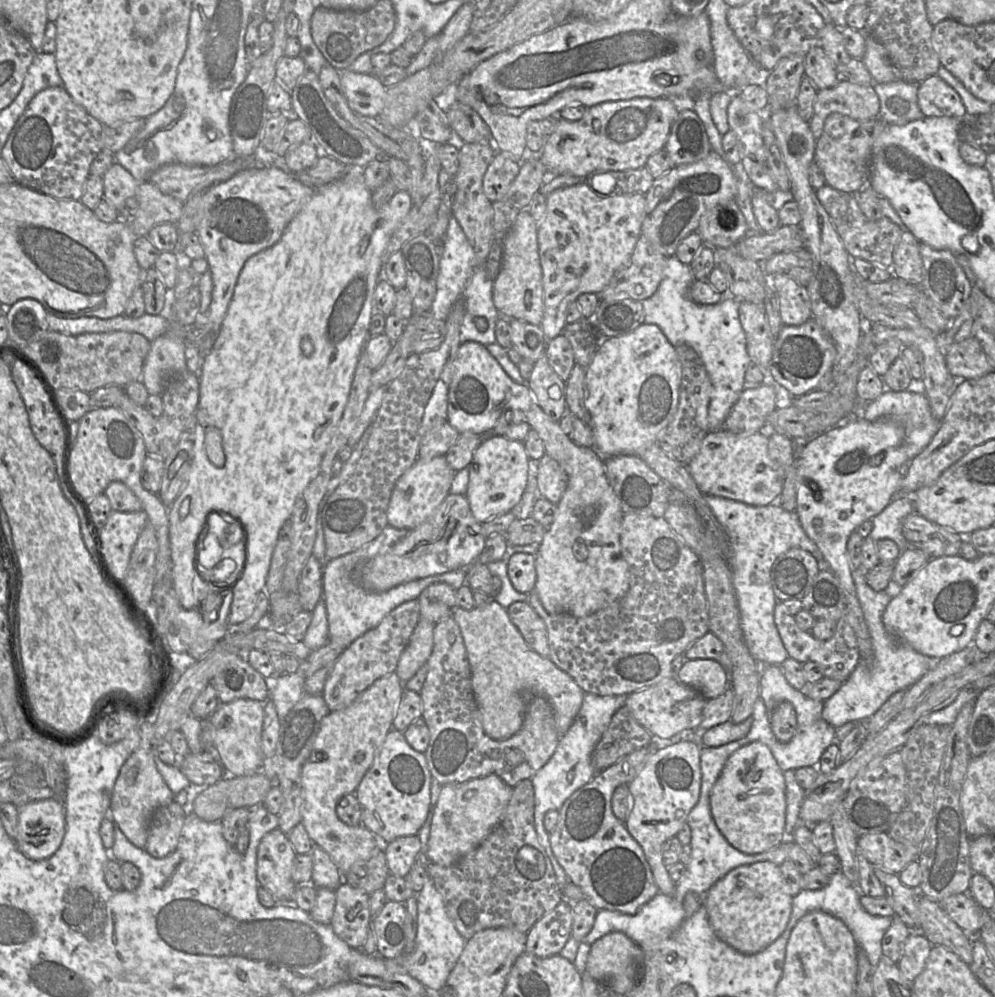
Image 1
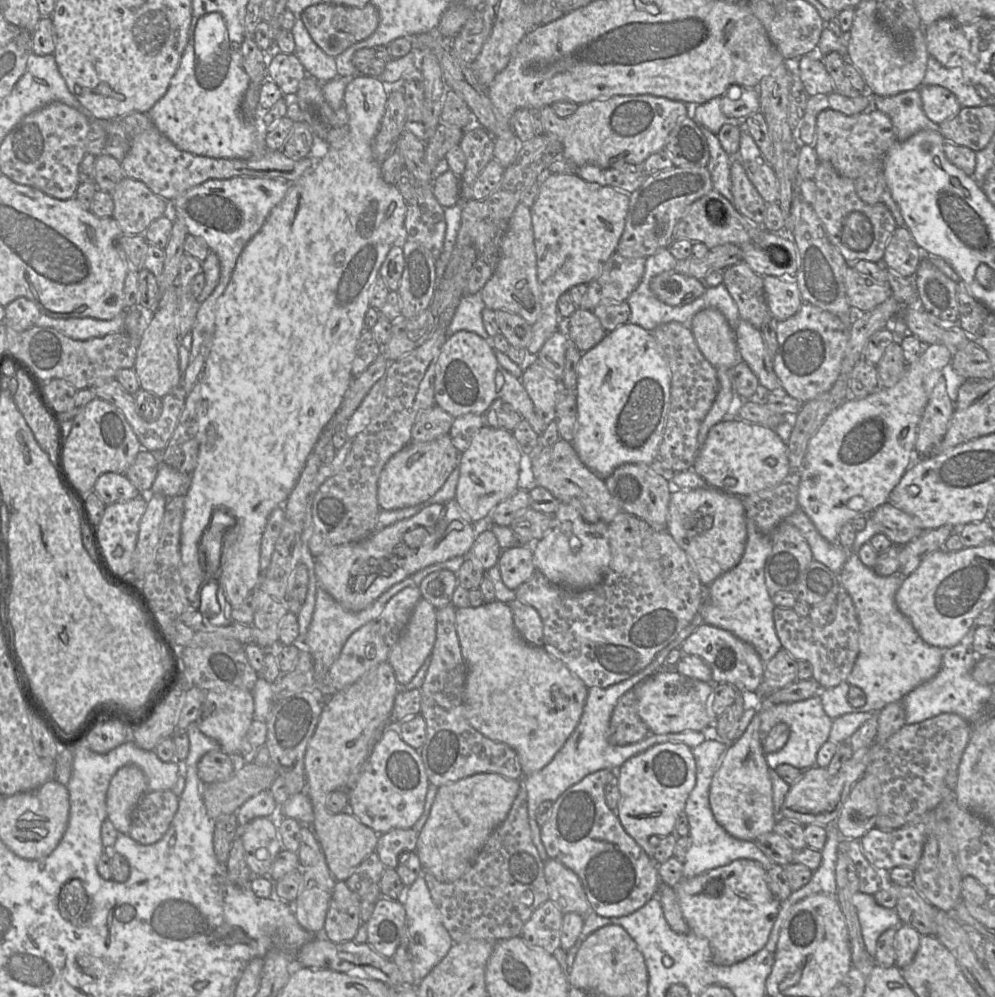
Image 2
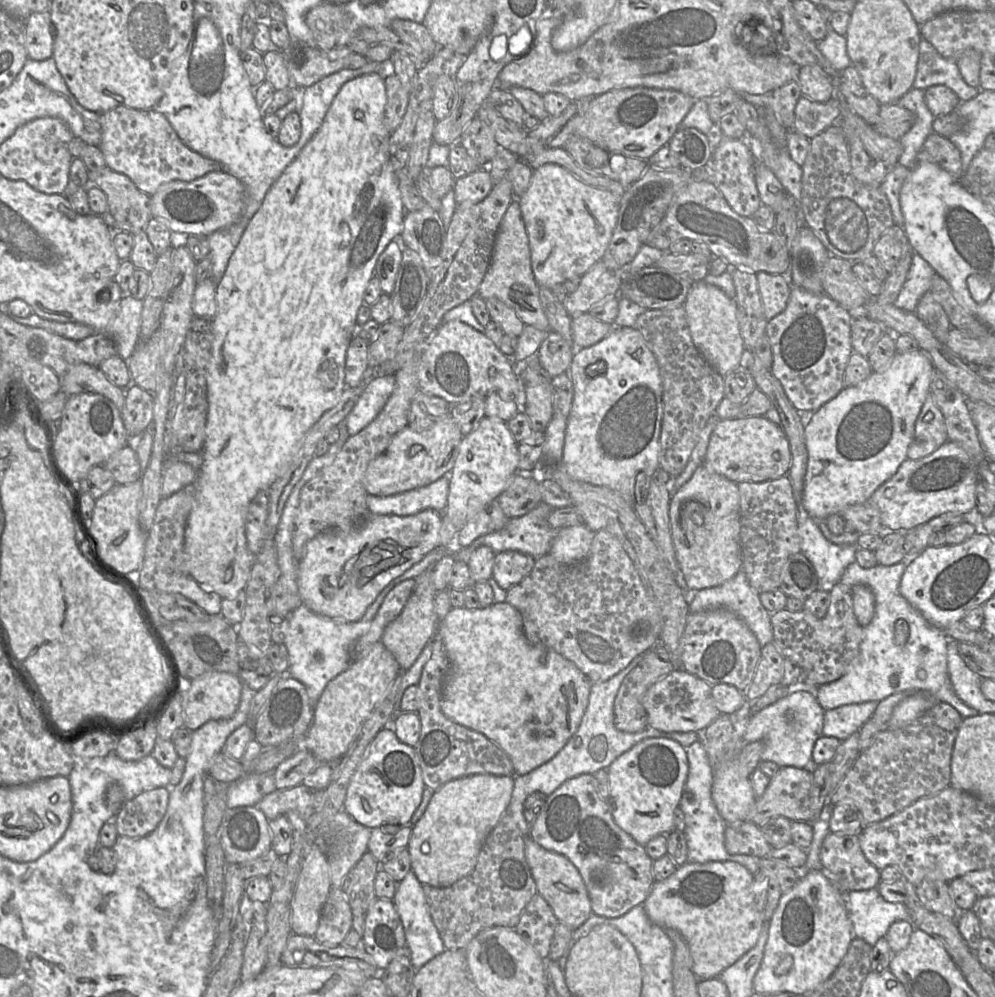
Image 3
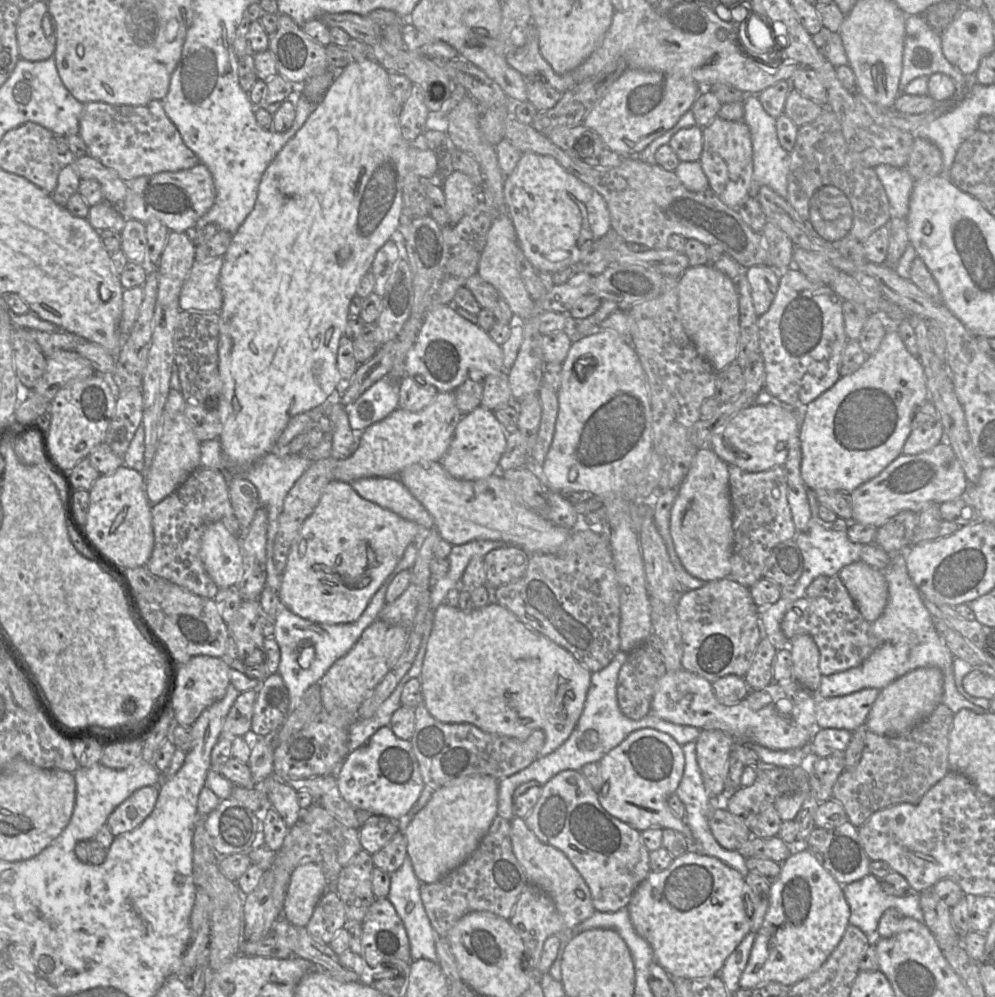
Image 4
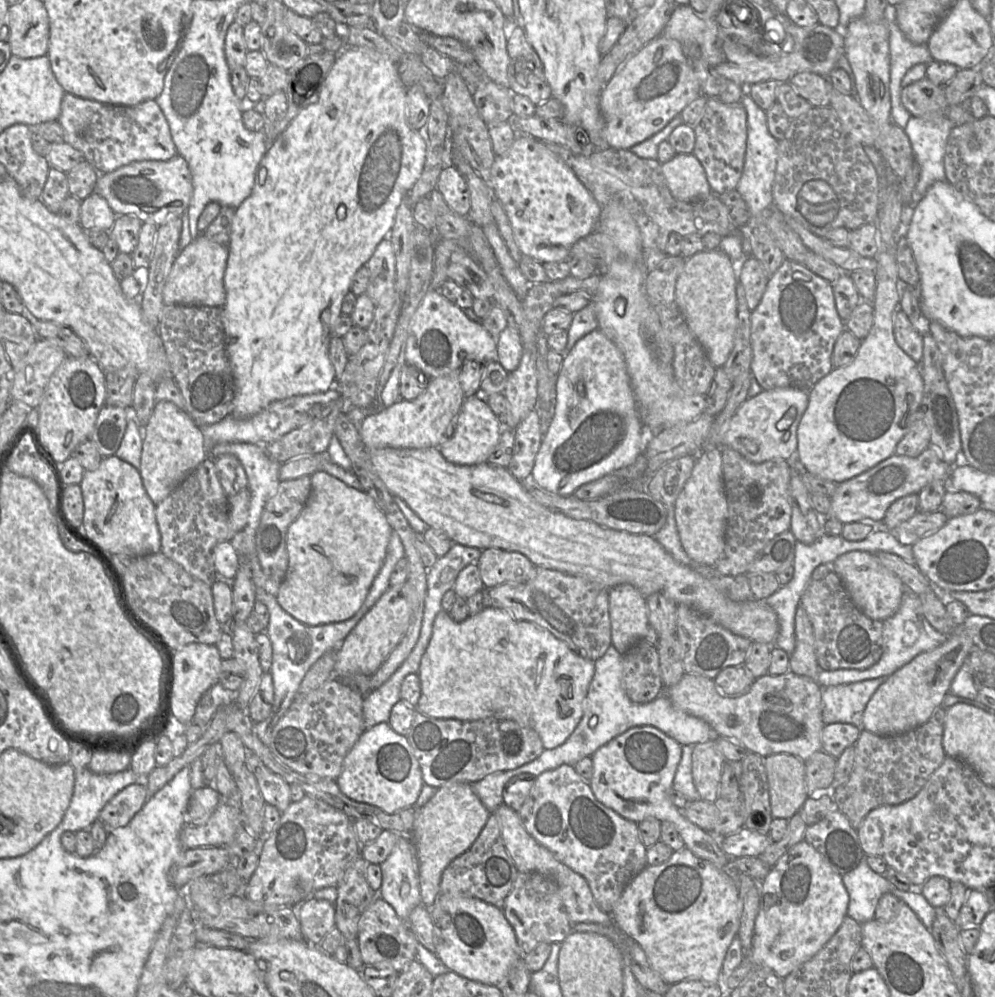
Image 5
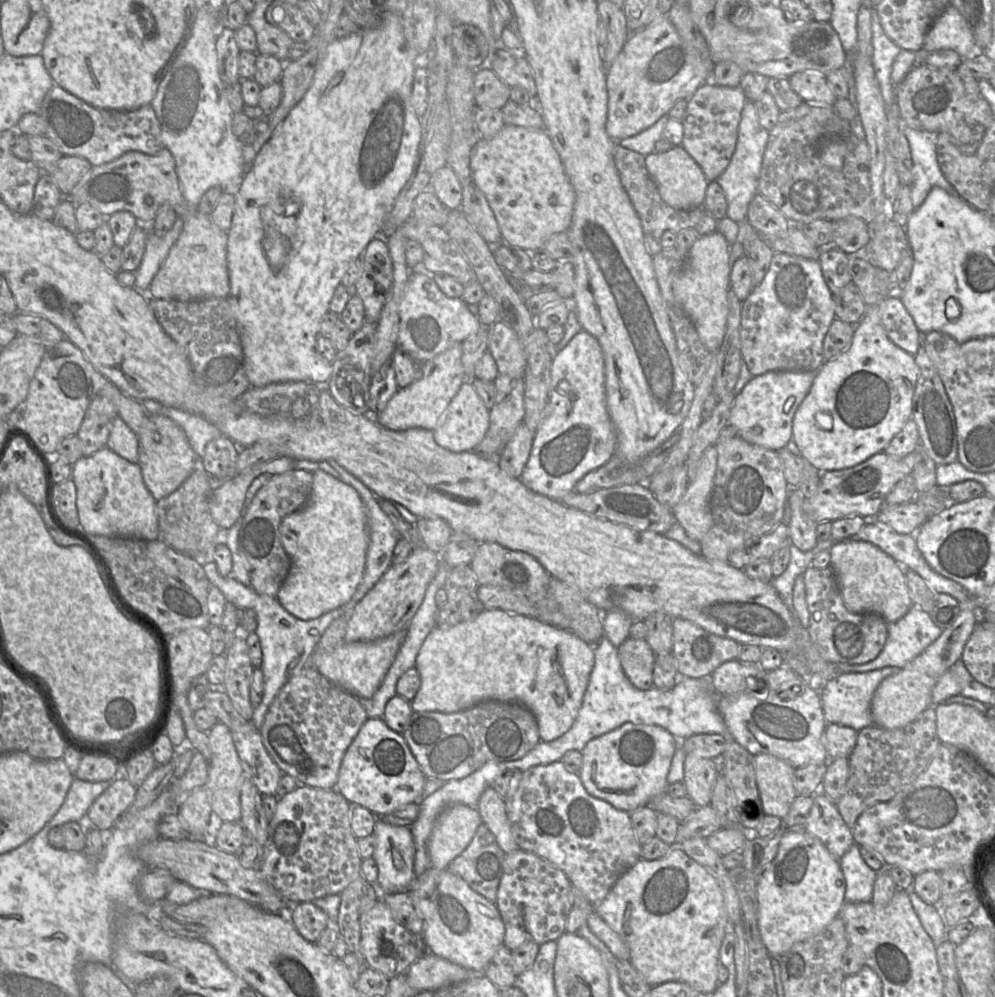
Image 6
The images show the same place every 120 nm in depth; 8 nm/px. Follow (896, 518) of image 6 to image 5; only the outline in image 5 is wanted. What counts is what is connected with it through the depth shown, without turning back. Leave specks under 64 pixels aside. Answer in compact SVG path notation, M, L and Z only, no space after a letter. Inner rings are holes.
M918 510L909 520L890 532L901 544L912 546L921 537L939 530L947 520L943 511L923 513Z

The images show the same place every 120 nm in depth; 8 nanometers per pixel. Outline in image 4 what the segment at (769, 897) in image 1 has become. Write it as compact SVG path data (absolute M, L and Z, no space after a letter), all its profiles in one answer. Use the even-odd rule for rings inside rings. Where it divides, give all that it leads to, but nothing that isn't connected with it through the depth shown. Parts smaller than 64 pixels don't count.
M688 850L674 858L664 871L650 871L633 893L627 909L635 931L649 943L655 962L670 976L691 981L720 976L726 959L751 932L743 900L744 885L742 874L720 859Z

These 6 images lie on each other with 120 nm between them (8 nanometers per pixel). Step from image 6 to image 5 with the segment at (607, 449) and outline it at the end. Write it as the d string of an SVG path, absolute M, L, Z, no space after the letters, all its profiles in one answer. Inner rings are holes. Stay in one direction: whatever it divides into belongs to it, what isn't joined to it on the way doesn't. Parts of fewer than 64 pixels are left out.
M599 329L591 331L579 339L567 354L564 354L560 371L556 376L555 392L556 397L553 417L543 434L540 448L536 455L534 467L531 472L531 479L541 488L560 496L573 495L575 490L581 485L633 464L638 456L642 454L647 435L645 434L645 427L643 426L638 414L637 402L627 373L624 356L616 344L605 333Z

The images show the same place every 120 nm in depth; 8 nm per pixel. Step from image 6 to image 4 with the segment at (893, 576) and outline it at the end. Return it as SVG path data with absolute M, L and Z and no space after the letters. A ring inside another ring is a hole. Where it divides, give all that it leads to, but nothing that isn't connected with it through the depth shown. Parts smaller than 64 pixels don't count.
M858 560L838 573L863 618L873 623L883 613L888 600L888 586L883 571Z

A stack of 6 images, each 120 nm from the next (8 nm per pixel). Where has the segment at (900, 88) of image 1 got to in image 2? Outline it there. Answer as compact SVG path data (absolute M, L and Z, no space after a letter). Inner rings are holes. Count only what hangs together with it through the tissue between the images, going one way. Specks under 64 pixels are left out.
M919 89L899 93L895 96L872 96L872 107L891 119L898 142L907 140L917 132L937 127L926 116Z

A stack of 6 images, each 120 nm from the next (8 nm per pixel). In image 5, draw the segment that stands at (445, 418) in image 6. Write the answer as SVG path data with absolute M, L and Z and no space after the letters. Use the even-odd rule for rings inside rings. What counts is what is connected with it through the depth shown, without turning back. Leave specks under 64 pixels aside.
M481 393L465 397L453 435L438 448L442 456L457 465L485 463L494 451L503 427L488 406Z

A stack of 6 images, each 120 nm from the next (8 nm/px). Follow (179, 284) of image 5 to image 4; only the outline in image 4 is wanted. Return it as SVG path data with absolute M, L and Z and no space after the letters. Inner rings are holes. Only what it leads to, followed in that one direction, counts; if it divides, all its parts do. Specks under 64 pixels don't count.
M217 257L209 262L194 262L180 292L181 310L203 312L221 310L223 297L219 276L223 262L223 257Z

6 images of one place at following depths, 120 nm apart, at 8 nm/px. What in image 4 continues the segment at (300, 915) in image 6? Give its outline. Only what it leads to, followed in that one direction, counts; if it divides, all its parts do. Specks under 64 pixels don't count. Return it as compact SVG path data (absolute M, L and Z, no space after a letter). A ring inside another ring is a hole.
M329 891L319 900L306 928L313 938L329 945L346 924L345 909L339 895Z

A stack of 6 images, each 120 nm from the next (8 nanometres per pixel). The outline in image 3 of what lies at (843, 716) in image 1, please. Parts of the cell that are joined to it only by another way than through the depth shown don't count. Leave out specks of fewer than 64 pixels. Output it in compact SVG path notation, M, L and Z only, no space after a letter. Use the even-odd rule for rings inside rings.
M857 561L845 569L840 581L849 590L855 585L868 586L875 596L875 613L869 624L861 629L858 653L846 673L839 679L816 688L815 696L826 711L842 705L867 701L880 702L888 696L906 690L931 694L937 702L953 706L963 718L979 713L955 694L947 667L948 638L930 624L900 593L901 578L907 566L904 561L864 568Z

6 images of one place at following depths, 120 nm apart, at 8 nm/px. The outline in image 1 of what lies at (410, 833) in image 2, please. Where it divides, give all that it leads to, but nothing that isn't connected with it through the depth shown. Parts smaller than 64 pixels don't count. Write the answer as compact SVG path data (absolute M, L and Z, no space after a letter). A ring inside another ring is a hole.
M417 835L401 836L388 843L385 850L390 874L405 878L422 852Z

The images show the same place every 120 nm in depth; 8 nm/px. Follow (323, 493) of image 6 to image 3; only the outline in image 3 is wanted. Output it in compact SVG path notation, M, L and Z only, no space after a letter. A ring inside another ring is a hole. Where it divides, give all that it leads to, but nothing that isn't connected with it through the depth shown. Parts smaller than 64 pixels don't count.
M426 509L410 516L369 514L359 523L348 523L320 532L309 540L298 562L297 586L301 602L312 612L336 621L356 622L380 592L425 555L440 546L443 511Z

